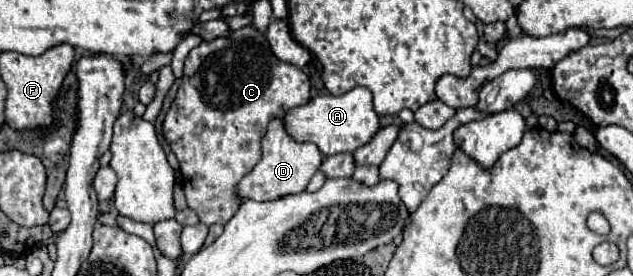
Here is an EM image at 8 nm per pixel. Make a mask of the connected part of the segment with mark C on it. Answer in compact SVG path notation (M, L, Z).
M243 26L229 36L201 42L185 58L183 82L163 122L163 138L171 152L179 160L183 174L187 206L197 212L203 224L225 224L239 210L241 198L235 194L239 180L257 164L261 158L261 138L271 118L283 116L295 106L307 104L311 98L311 84L301 68L281 62L271 52L267 38L253 26Z

